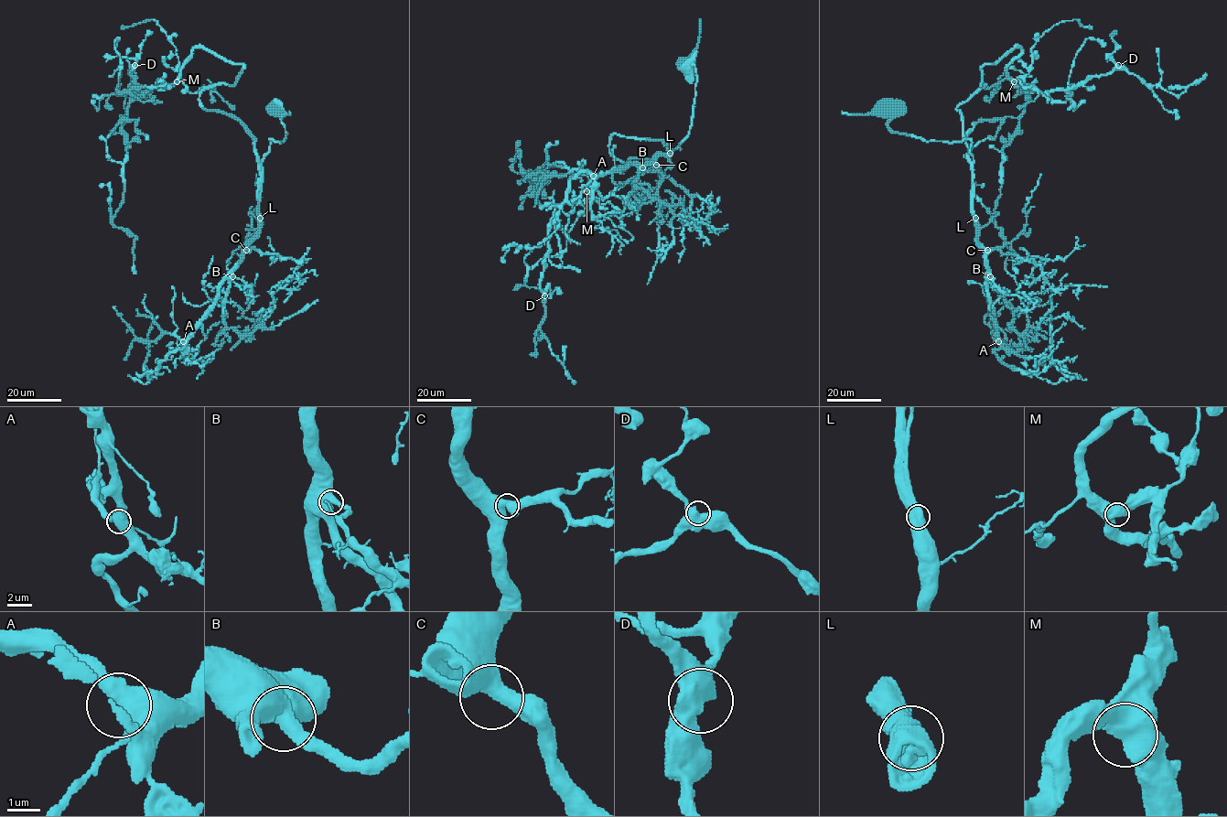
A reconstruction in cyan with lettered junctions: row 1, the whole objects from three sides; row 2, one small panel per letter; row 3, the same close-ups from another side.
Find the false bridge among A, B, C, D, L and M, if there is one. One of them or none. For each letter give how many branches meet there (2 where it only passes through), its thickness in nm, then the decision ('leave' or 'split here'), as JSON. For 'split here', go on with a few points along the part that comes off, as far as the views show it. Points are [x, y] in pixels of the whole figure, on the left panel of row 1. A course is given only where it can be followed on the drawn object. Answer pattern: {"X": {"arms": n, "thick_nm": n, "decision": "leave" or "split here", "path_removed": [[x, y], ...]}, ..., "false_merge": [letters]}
{"A": {"arms": 2, "thick_nm": 550, "decision": "leave"}, "B": {"arms": 2, "thick_nm": 650, "decision": "leave"}, "C": {"arms": 2, "thick_nm": 550, "decision": "leave"}, "D": {"arms": 2, "thick_nm": 600, "decision": "leave"}, "L": {"arms": 2, "thick_nm": 800, "decision": "leave"}, "M": {"arms": 2, "thick_nm": 650, "decision": "leave"}, "false_merge": []}

